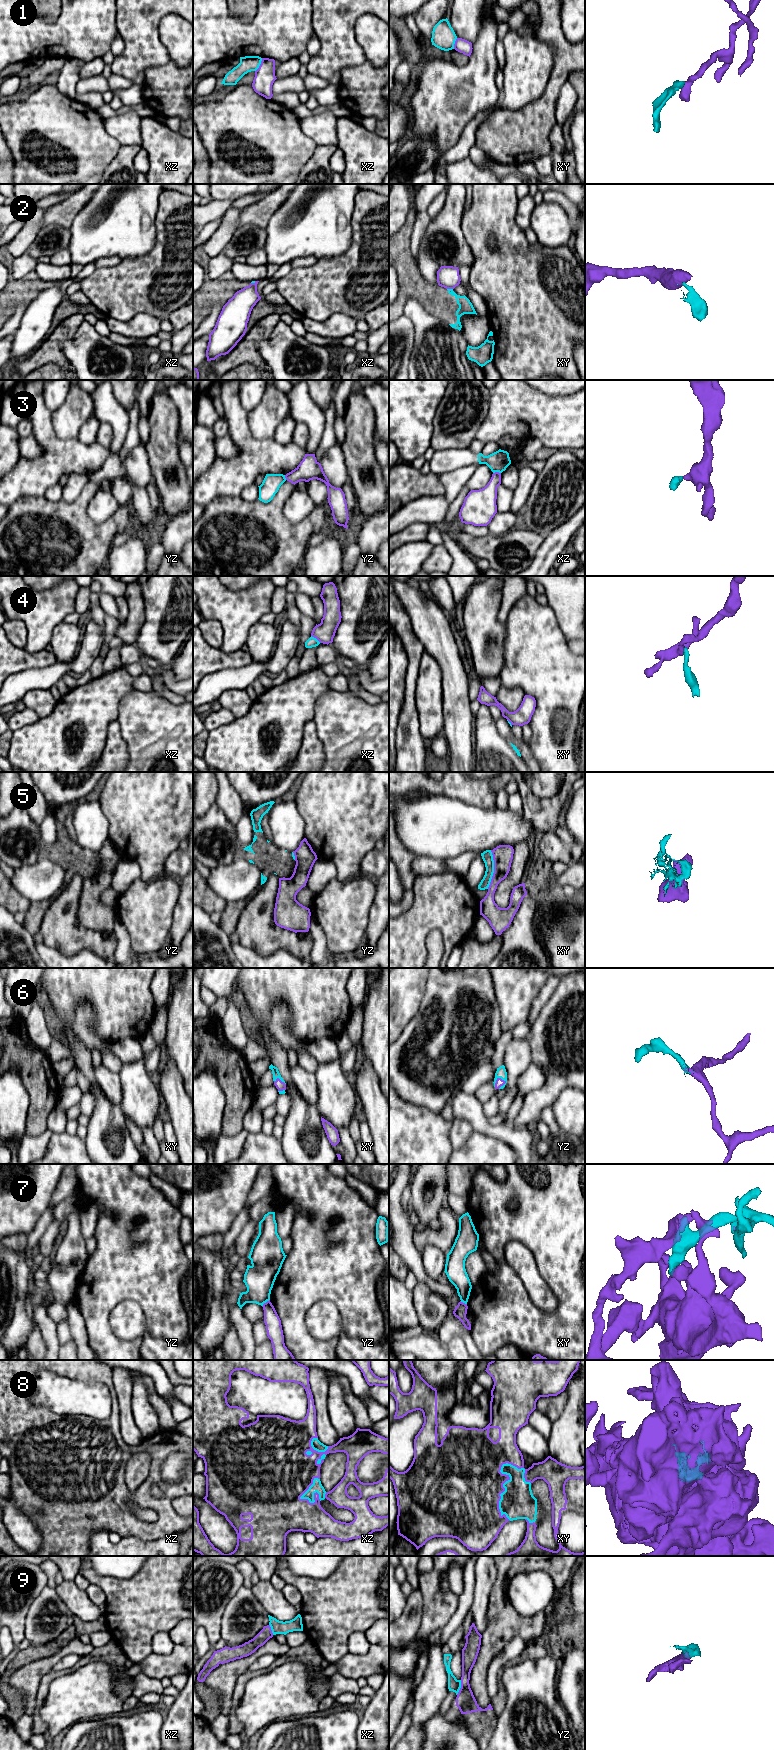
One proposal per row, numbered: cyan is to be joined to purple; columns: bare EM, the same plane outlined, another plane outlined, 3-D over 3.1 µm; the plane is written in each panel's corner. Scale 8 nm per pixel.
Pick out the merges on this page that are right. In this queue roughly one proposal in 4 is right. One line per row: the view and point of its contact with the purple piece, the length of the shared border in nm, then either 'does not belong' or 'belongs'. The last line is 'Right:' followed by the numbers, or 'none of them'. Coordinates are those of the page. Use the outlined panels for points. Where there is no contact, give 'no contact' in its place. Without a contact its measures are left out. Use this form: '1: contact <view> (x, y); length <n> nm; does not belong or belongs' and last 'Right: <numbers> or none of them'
1: contact xz (260, 65); length 130 nm; does not belong
2: contact xy (450, 288); length 50 nm; does not belong
3: contact xz (496, 472); length 60 nm; does not belong
4: contact xz (316, 638); length 100 nm; does not belong
5: contact xy (494, 869); length 320 nm; does not belong
6: contact yz (498, 1078); length 110 nm; belongs
7: contact yz (266, 1302); length 90 nm; does not belong
8: contact xy (504, 1490); length 480 nm; belongs
9: contact yz (461, 1687); length 130 nm; does not belong
Right: 6, 8

